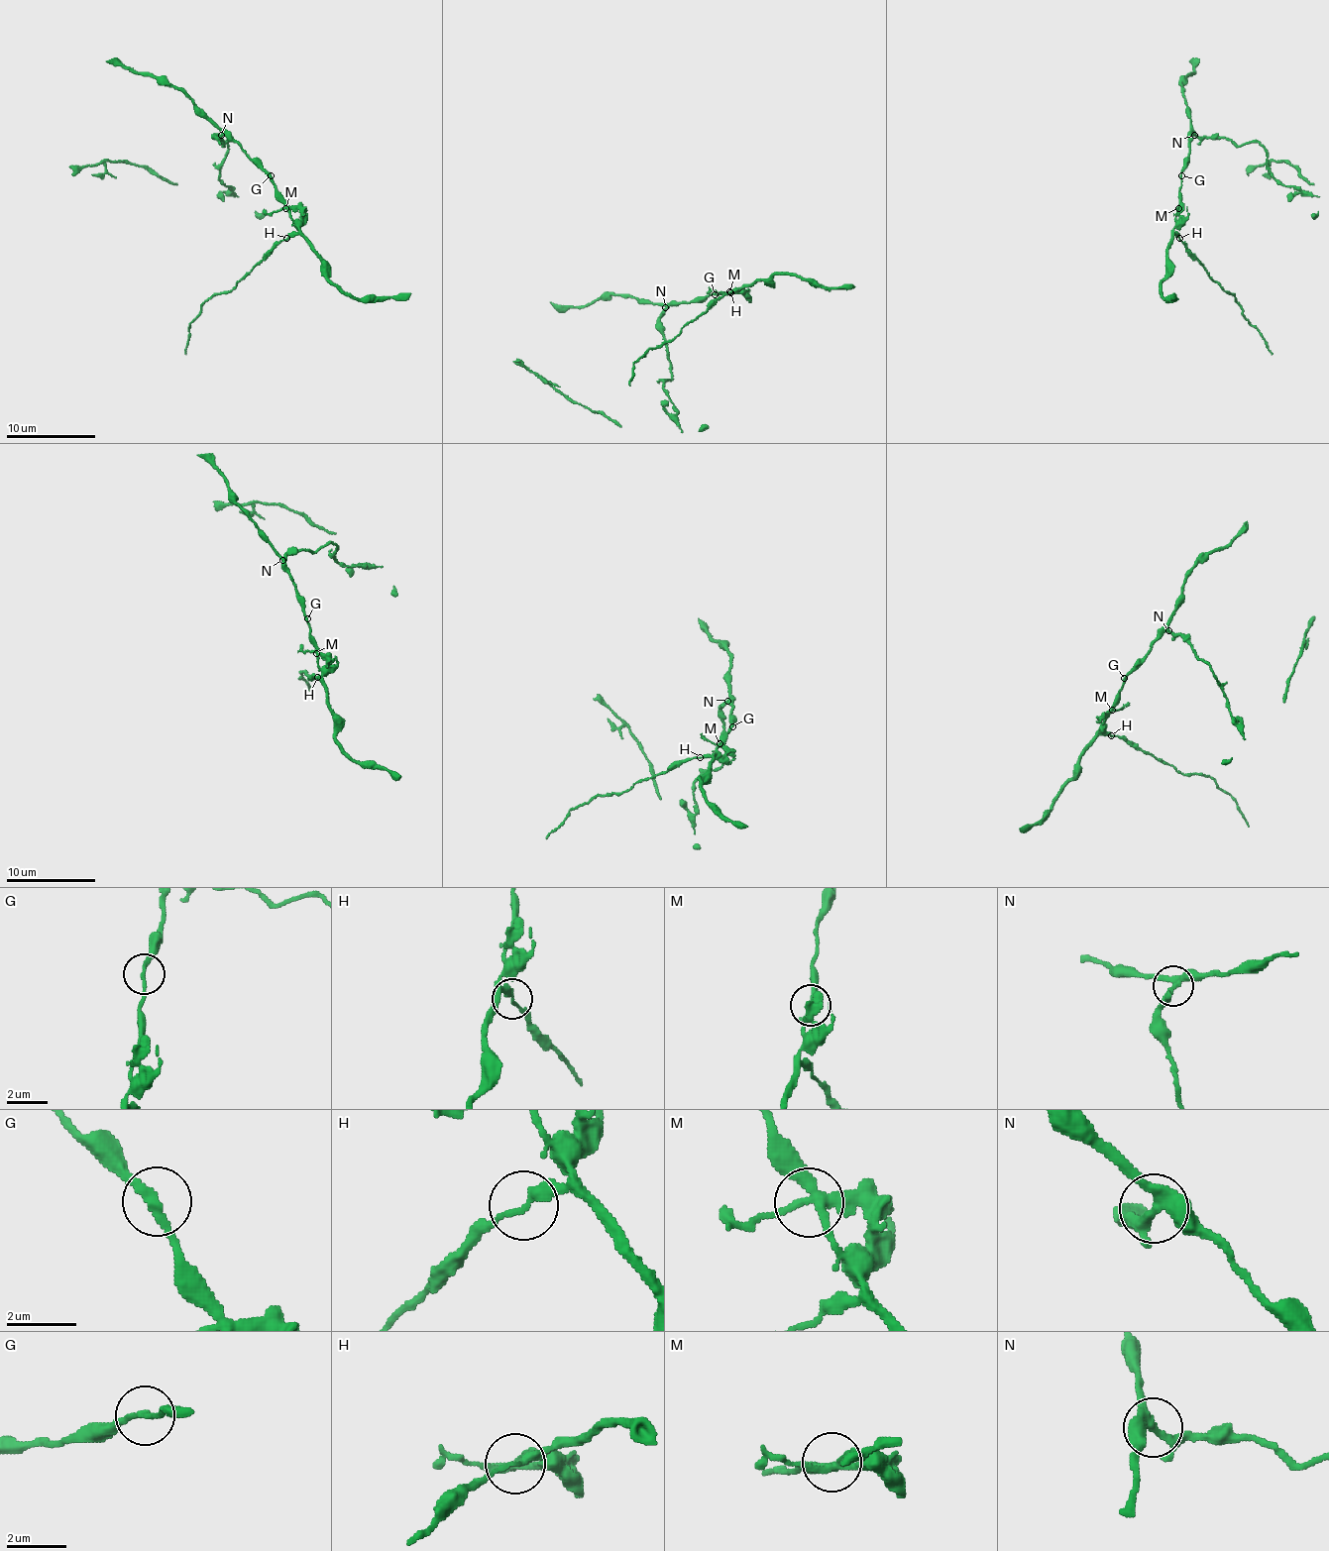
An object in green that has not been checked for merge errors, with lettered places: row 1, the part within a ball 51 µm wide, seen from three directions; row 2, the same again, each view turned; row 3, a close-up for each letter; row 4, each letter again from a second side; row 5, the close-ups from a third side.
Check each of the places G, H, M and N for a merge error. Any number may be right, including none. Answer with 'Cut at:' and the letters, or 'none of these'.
Cut at: H, N

